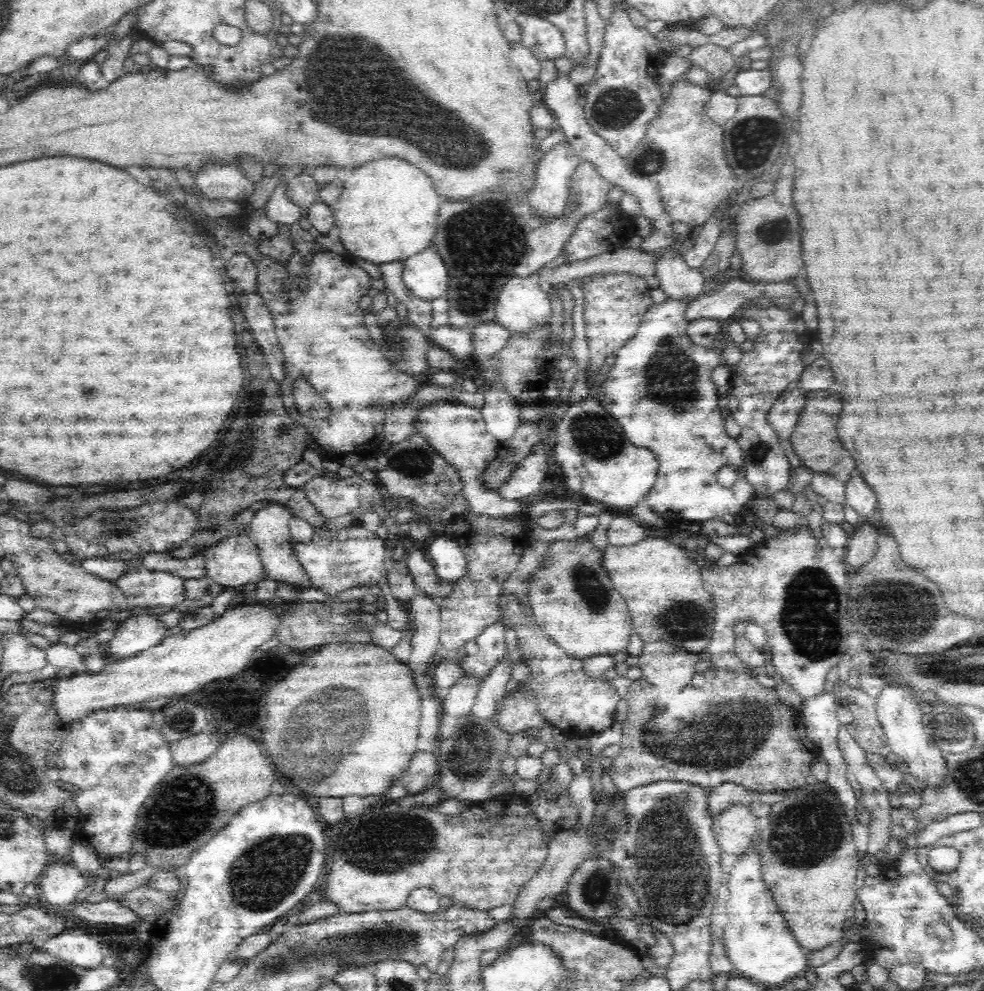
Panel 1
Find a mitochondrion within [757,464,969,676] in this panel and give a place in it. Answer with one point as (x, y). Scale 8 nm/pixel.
(808, 620)

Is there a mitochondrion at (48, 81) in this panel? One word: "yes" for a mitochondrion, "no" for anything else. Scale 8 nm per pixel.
no

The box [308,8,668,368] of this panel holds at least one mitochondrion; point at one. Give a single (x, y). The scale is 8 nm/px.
(378, 98)

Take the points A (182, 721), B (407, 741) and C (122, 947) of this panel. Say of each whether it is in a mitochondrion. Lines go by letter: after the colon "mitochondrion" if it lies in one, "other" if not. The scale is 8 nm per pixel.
A: mitochondrion
B: other
C: other

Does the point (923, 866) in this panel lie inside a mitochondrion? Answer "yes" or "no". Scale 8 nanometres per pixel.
no

